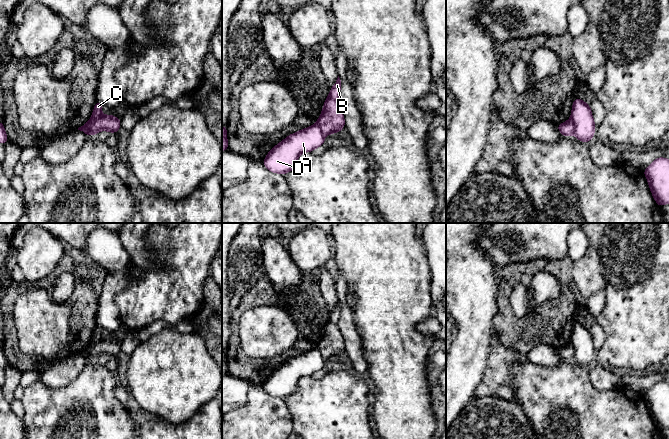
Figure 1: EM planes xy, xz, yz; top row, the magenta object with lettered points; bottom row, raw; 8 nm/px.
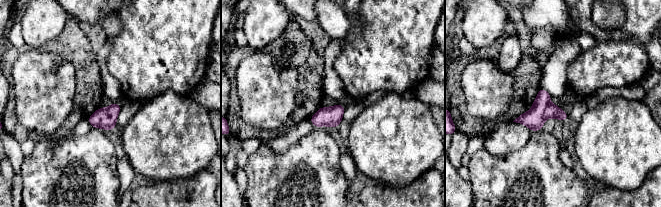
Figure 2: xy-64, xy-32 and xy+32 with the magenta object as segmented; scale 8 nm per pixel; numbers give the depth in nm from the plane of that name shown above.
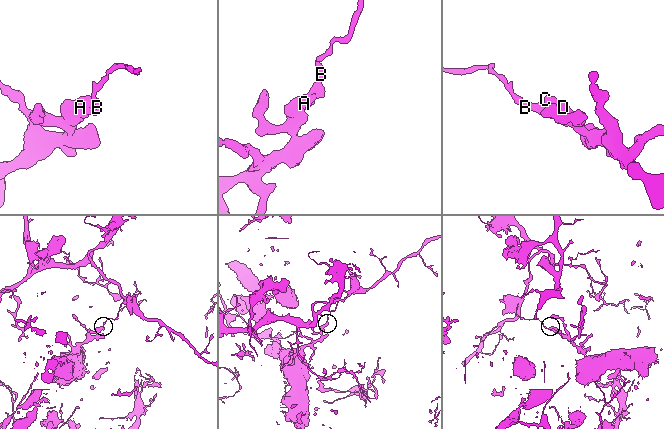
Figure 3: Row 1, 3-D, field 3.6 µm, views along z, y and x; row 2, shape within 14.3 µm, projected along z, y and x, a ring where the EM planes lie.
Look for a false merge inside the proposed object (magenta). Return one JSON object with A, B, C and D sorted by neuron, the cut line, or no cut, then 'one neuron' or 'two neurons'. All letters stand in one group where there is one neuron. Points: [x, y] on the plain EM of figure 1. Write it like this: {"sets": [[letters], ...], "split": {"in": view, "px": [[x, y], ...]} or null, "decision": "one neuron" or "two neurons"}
{"sets": [["A", "C", "D"], ["B"]], "split": {"in": "xy", "px": [[101, 339], [91, 348], [92, 359]]}, "decision": "two neurons"}

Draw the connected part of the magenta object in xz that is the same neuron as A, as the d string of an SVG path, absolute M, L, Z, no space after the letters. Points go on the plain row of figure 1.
M312 349L290 358L273 371L265 380L264 390L273 397L285 399L297 388L300 378L312 376L325 366L325 360L318 349Z

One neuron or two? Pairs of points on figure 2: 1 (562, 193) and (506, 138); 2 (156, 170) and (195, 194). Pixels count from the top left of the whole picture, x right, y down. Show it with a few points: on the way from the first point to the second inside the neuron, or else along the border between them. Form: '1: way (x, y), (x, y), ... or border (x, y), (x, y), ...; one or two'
1: border (532, 132), (520, 148), (494, 155); two
2: border (195, 173), (187, 178), (154, 181); two

